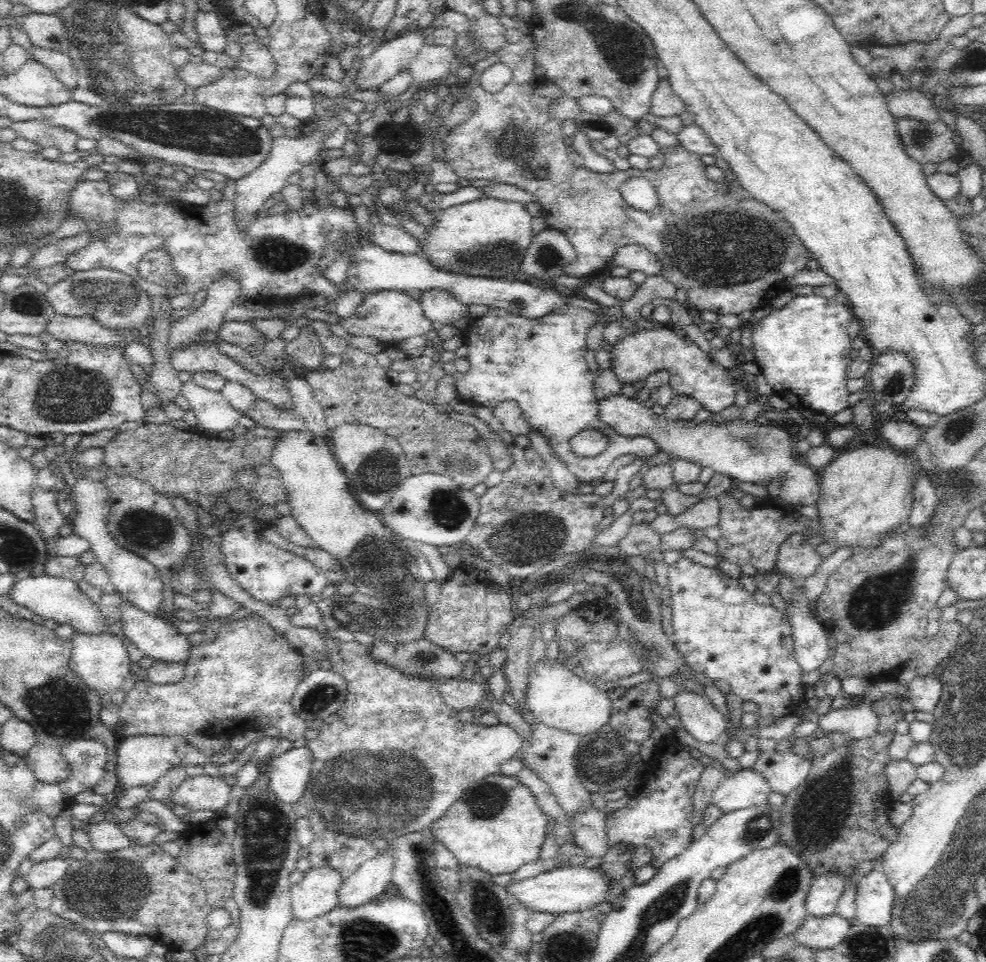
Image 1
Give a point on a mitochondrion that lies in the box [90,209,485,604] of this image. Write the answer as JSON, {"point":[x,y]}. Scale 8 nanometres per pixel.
{"point":[383,567]}

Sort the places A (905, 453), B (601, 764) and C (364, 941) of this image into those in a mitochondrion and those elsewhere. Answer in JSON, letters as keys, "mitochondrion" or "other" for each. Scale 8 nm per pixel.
{"A":"other","B":"mitochondrion","C":"mitochondrion"}

